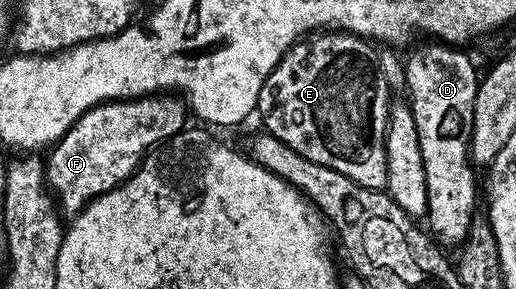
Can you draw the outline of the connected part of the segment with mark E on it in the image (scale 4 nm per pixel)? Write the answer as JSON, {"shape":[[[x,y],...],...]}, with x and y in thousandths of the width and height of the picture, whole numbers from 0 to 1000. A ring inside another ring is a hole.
{"shape":[[[628,100],[616,114],[605,114],[578,142],[562,163],[545,197],[545,211],[514,266],[514,294],[506,294],[502,325],[502,363],[498,398],[510,408],[508,436],[516,450],[527,453],[560,516],[576,516],[583,543],[599,543],[599,557],[614,557],[614,571],[630,571],[638,585],[653,585],[653,599],[669,599],[692,640],[707,640],[725,661],[748,651],[750,644],[750,533],[746,529],[746,488],[750,484],[750,391],[754,381],[754,304],[750,270],[742,263],[742,242],[734,221],[734,176],[713,138],[698,121],[680,121],[672,107],[655,100]]]}

